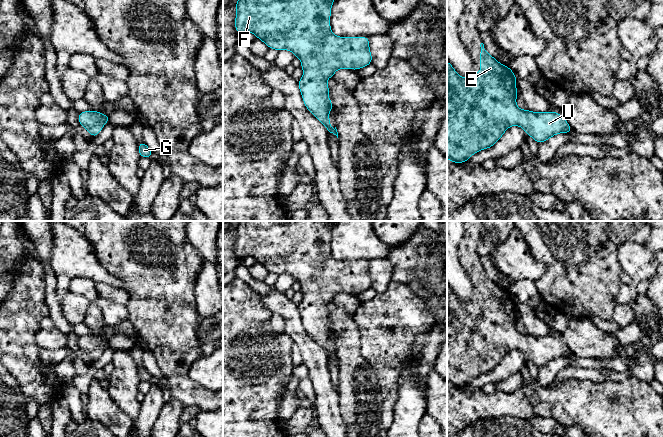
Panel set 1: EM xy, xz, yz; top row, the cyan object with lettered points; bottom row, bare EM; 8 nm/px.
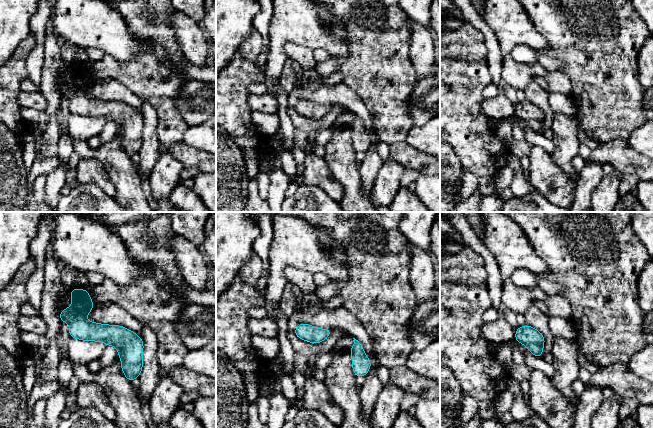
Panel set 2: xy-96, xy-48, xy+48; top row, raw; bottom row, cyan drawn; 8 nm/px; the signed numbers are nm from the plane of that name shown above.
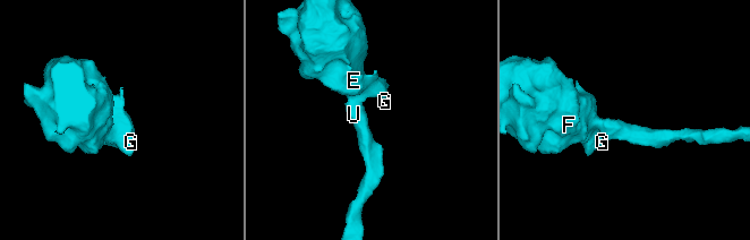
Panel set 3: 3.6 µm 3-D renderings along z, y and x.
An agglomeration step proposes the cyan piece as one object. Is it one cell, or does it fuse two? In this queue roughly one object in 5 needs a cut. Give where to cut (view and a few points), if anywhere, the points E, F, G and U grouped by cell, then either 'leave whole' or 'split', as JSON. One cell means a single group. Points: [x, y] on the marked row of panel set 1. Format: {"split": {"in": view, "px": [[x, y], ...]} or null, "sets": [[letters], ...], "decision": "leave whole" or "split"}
{"split": null, "sets": [["E", "F", "G", "U"]], "decision": "leave whole"}

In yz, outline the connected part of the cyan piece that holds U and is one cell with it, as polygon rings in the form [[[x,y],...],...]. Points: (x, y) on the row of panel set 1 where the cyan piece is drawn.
[[[480,44],[481,72],[462,78],[447,61],[447,159],[464,163],[473,154],[492,147],[510,126],[520,126],[538,144],[558,133],[573,129],[558,112],[532,112],[516,105],[517,78],[512,70],[499,63]]]

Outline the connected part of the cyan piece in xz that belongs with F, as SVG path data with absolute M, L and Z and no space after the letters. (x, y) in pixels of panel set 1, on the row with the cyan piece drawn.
M238 0L235 5L236 31L244 35L254 33L268 48L277 51L289 50L295 57L301 60L304 75L298 81L298 86L306 108L327 128L328 134L334 134L338 138L336 127L333 129L329 121L329 112L333 104L329 99L329 86L326 81L333 77L335 71L344 69L361 69L372 63L372 55L369 48L369 37L338 37L331 32L330 15L334 0Z

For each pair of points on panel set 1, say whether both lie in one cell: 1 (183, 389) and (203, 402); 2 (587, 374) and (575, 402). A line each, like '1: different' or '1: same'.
1: same
2: different

